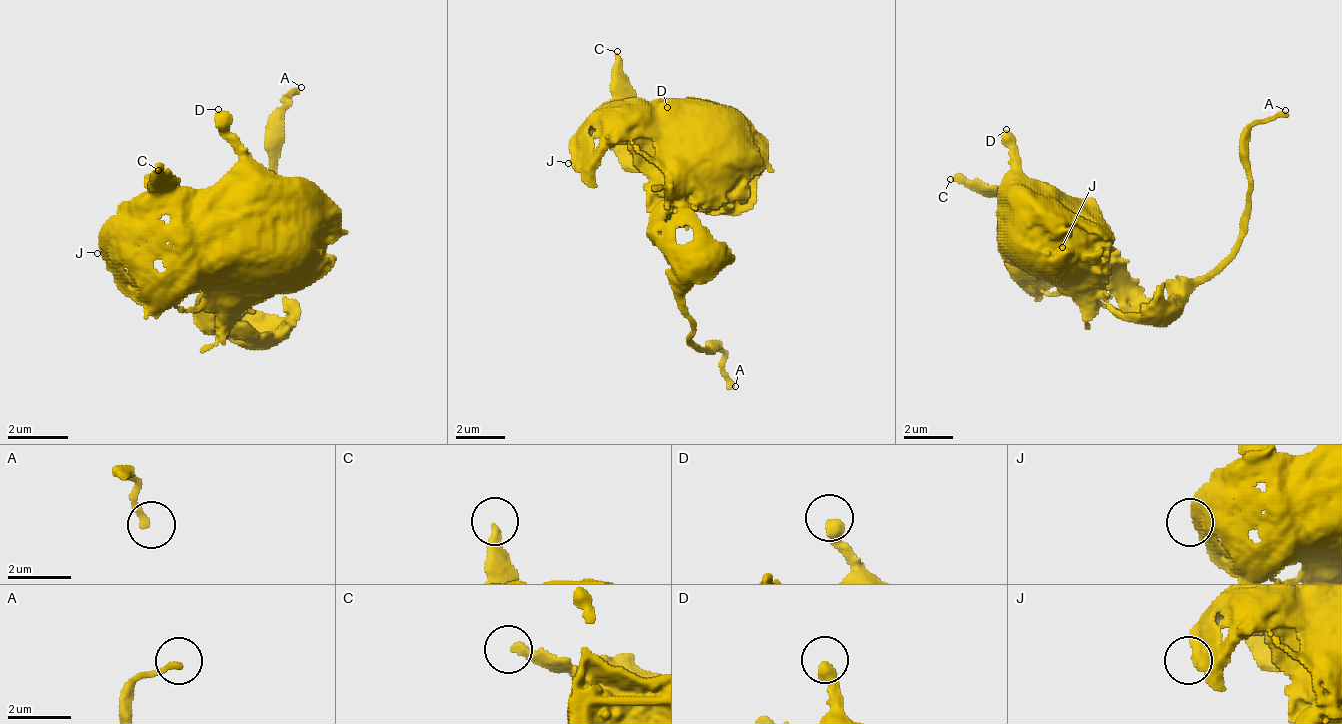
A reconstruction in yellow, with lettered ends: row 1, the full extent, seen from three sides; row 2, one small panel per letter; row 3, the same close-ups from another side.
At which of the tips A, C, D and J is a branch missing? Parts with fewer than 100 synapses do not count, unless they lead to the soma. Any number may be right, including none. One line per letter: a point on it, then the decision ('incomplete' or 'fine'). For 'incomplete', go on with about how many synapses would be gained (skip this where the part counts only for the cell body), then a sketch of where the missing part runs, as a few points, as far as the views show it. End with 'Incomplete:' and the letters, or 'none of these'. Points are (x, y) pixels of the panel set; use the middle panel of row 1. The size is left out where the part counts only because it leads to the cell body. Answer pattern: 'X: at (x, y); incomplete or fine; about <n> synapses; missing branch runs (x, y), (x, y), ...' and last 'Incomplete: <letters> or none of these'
A: at (735, 386); incomplete; about 140 synapses
C: at (617, 51); fine
D: at (667, 107); fine
J: at (568, 163); fine
Incomplete: A

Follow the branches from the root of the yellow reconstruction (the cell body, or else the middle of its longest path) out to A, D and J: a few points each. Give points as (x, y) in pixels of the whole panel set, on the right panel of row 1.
A: (1056, 234), (1044, 241), (1037, 222), (1075, 222), (1143, 296), (1192, 290), (1242, 234), (1248, 129), (1285, 110)
D: (1056, 234), (1050, 234), (1044, 241), (1037, 234), (1037, 222), (1025, 222), (1013, 210), (1013, 135), (1006, 129)
J: (1056, 234), (1050, 234), (1044, 241), (1037, 234), (1037, 222), (1037, 278), (1037, 272), (1062, 247)

